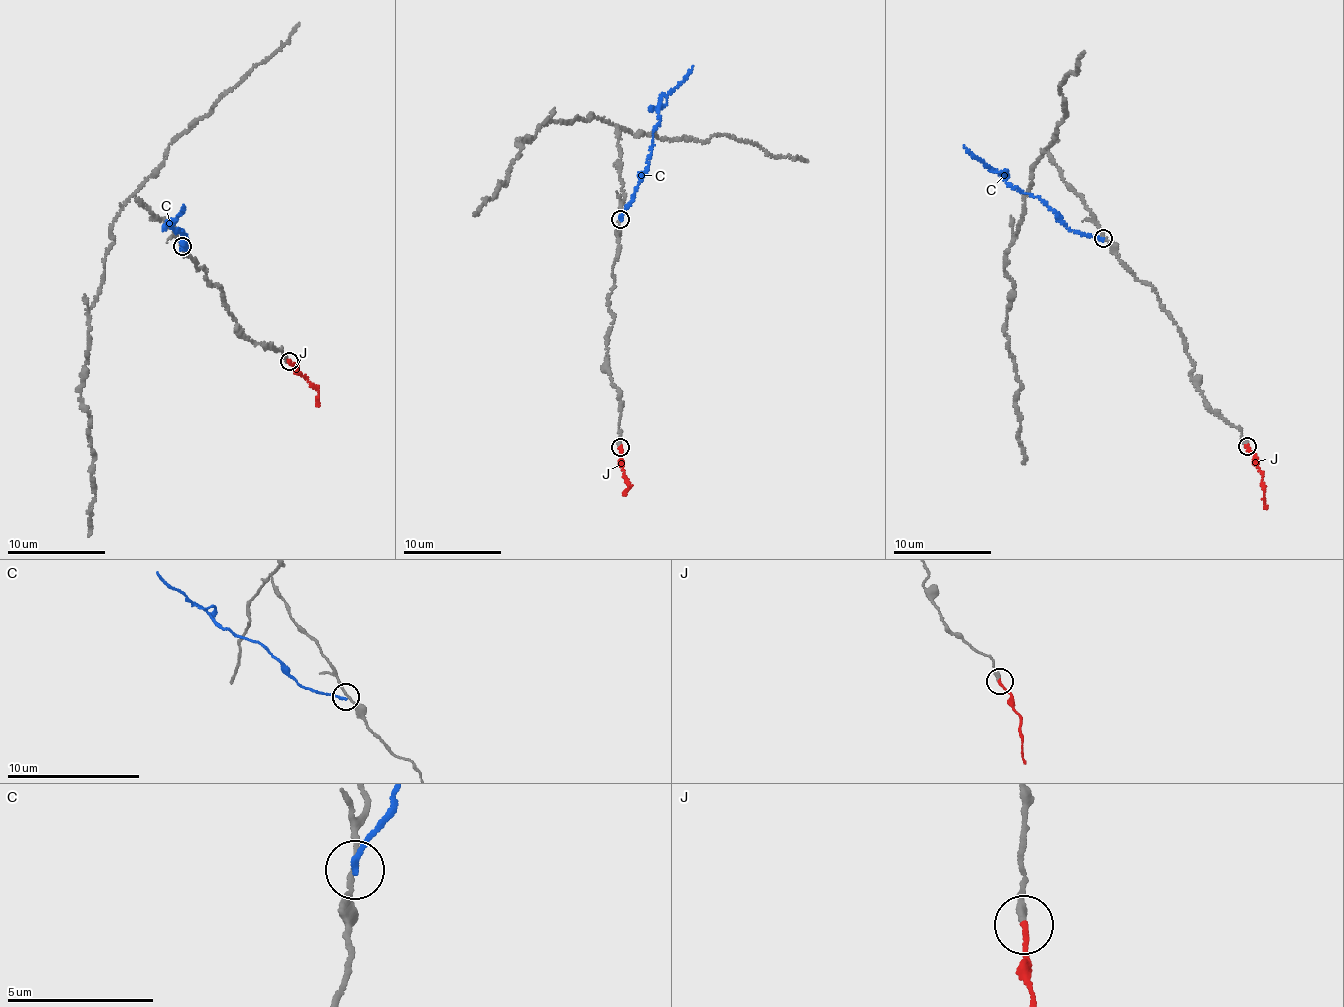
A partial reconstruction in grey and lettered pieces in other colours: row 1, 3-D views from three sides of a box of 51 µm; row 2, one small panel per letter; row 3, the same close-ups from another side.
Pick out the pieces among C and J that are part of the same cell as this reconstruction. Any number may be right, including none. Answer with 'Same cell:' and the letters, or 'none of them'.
Same cell: J

